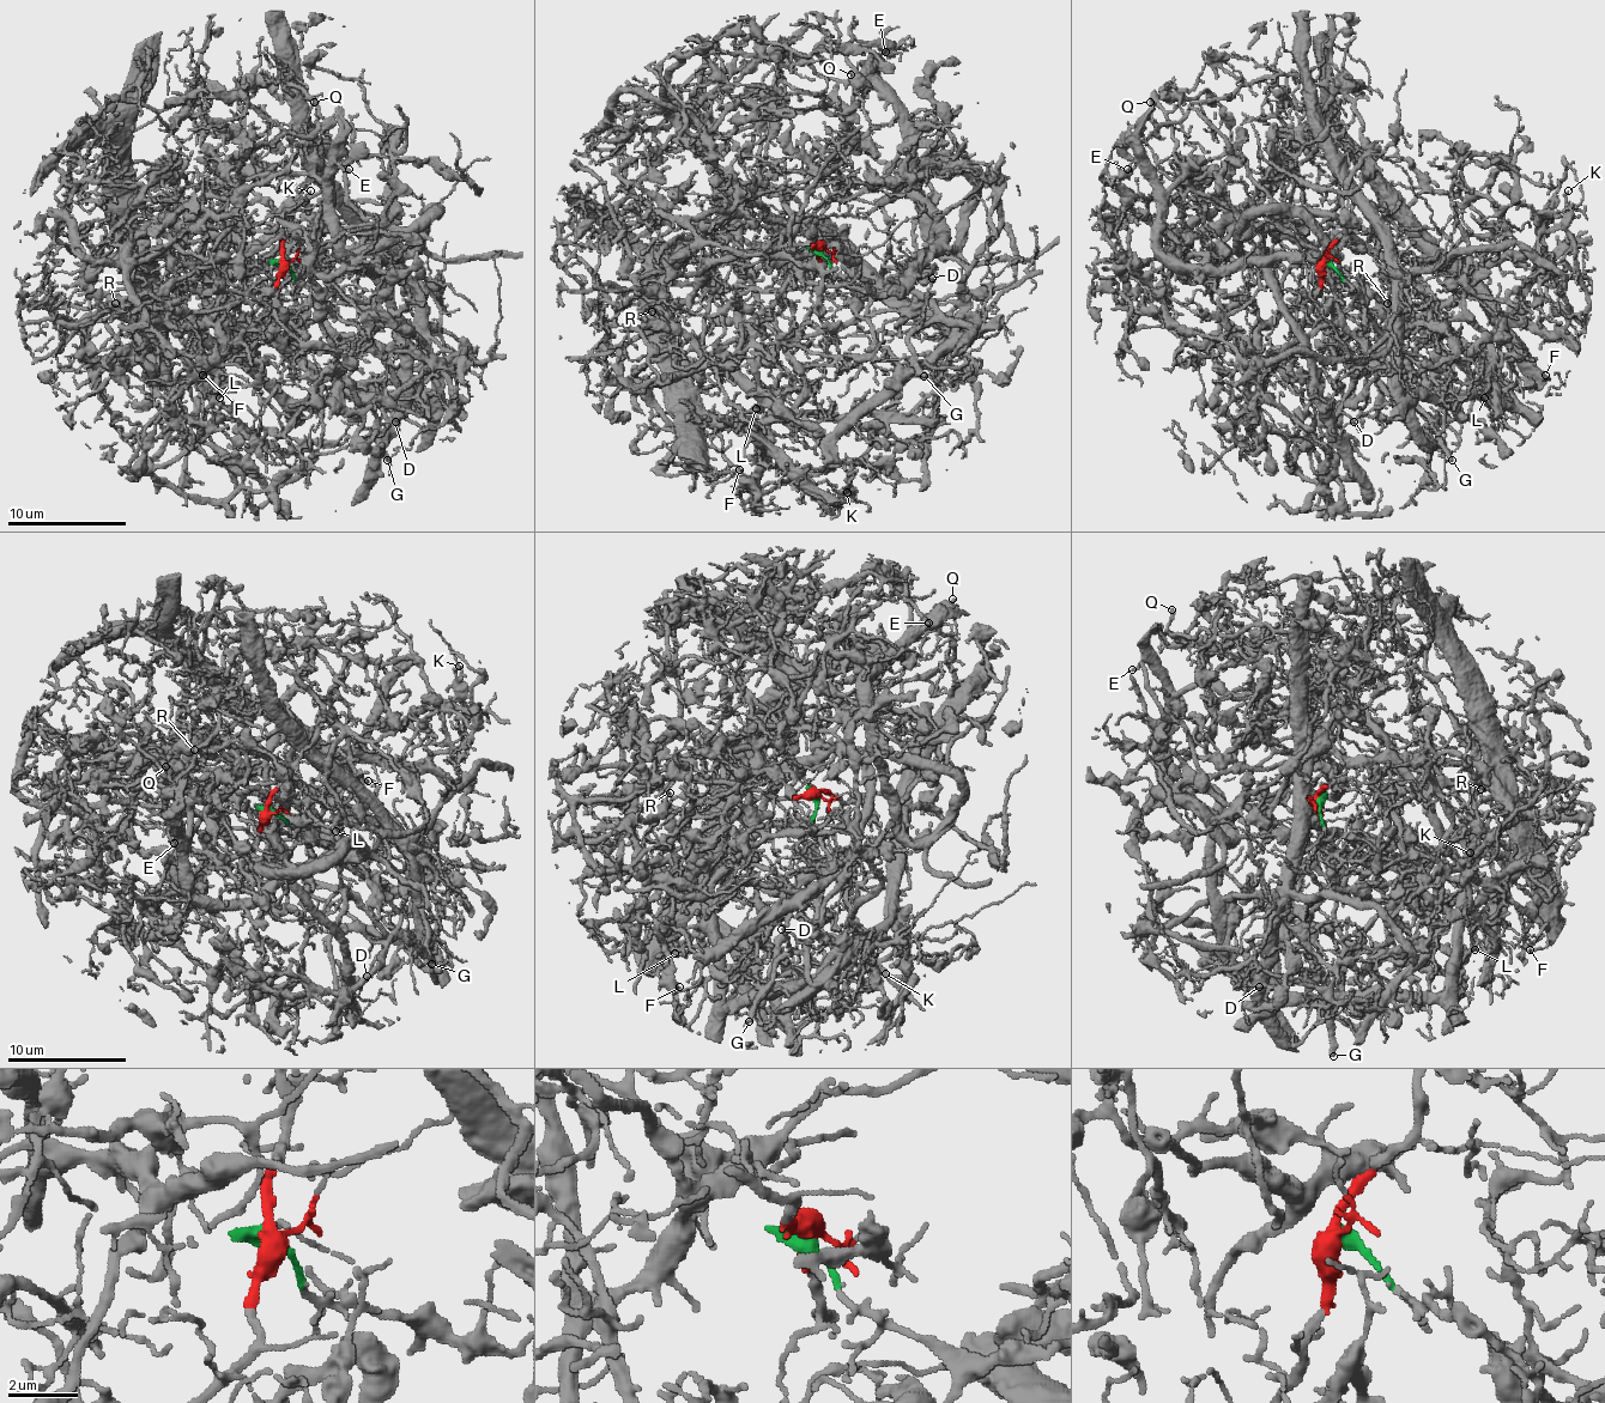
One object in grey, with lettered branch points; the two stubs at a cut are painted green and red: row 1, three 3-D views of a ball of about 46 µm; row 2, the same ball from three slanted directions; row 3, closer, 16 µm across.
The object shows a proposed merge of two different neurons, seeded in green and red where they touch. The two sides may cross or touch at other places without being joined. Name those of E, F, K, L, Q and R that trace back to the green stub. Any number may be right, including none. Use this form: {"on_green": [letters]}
{"on_green": ["F", "K", "L", "R"]}

